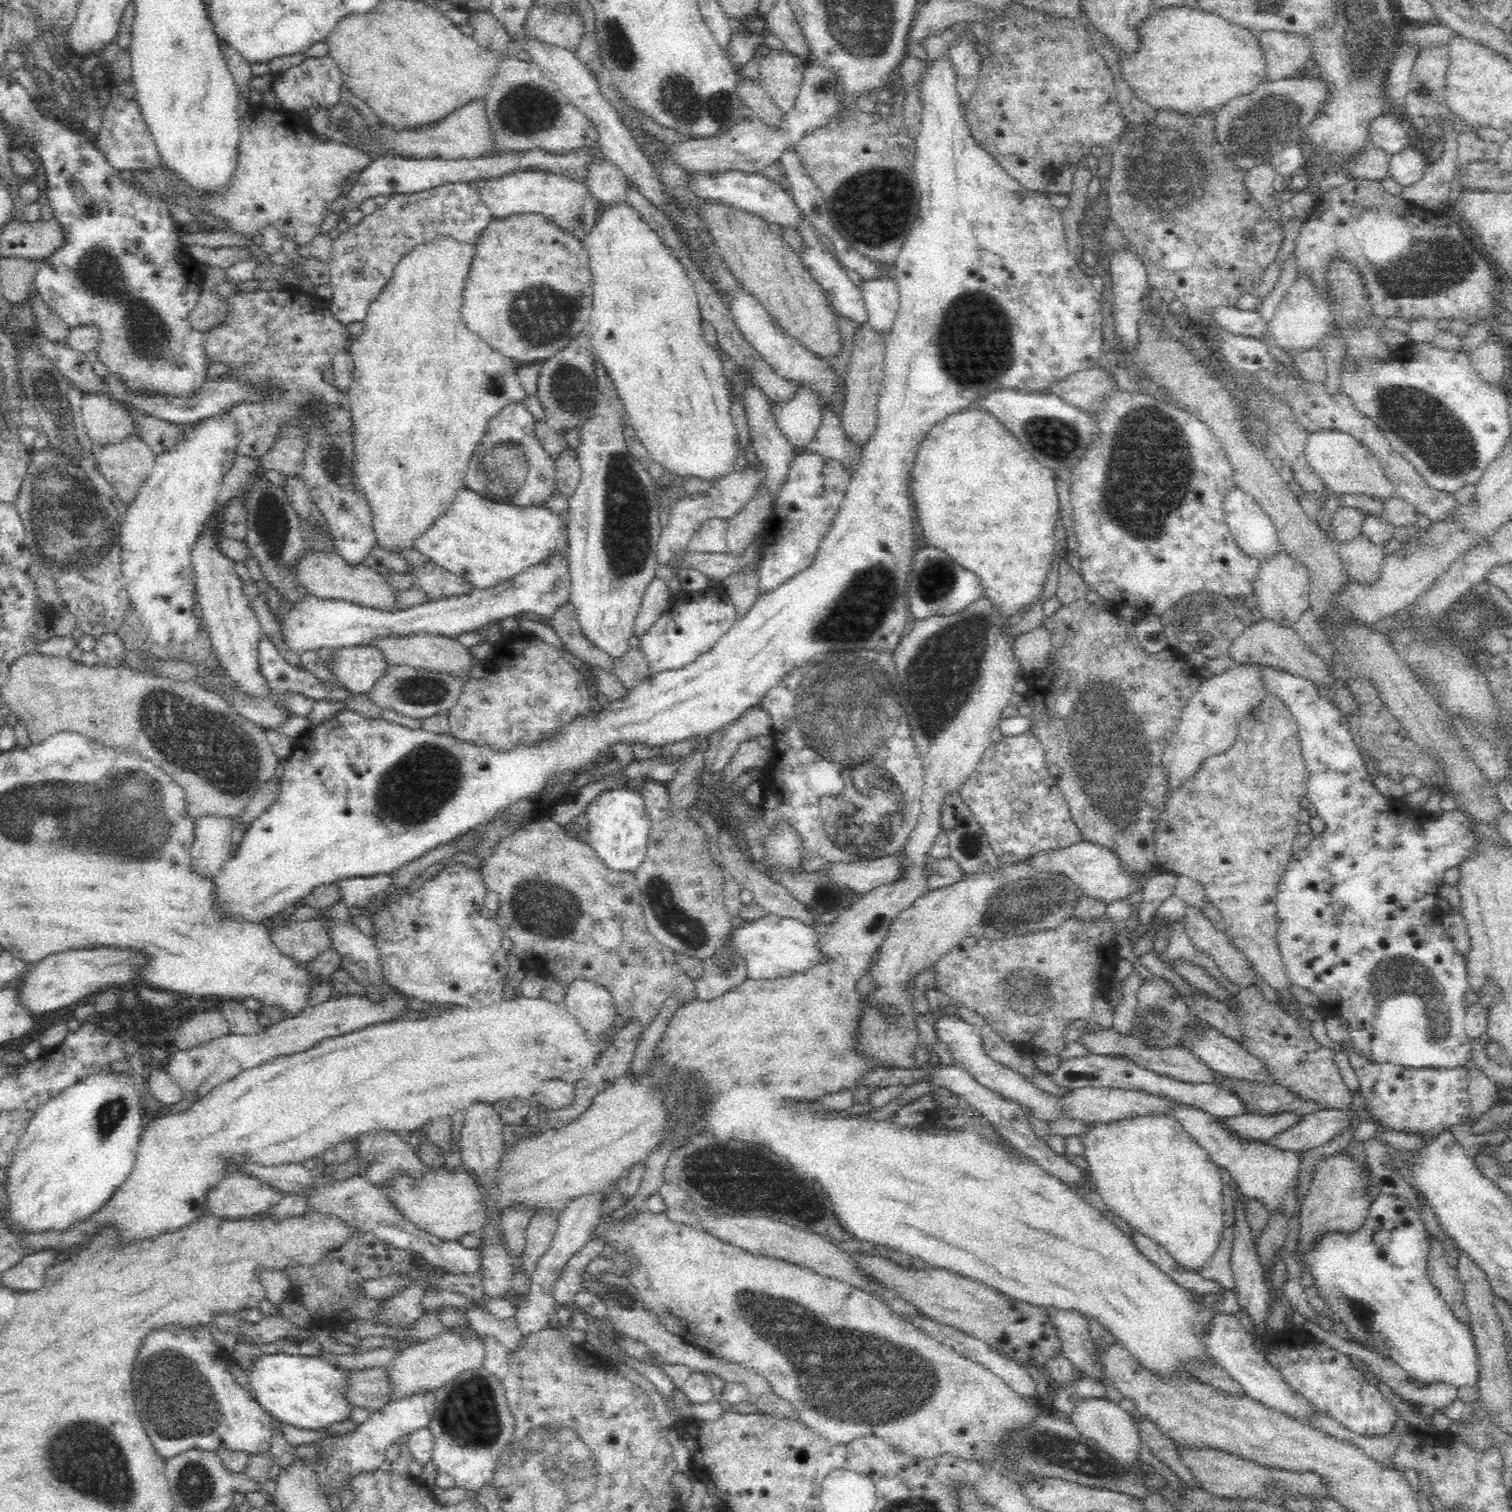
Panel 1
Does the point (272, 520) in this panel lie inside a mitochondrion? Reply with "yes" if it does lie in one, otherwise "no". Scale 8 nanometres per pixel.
yes

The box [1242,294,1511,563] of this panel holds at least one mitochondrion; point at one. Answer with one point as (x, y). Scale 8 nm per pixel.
(1442, 439)

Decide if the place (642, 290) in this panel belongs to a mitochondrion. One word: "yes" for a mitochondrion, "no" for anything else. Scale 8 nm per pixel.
yes

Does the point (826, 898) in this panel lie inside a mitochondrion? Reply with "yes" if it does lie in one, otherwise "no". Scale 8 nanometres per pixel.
yes

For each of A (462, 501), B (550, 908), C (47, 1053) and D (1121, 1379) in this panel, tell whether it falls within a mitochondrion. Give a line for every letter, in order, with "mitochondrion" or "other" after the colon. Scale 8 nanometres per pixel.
A: other
B: mitochondrion
C: other
D: other

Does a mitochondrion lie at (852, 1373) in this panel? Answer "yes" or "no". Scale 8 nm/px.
yes

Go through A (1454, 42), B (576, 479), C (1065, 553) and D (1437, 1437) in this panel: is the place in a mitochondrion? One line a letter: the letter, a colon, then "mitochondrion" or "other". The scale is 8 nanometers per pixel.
A: other
B: other
C: other
D: other

